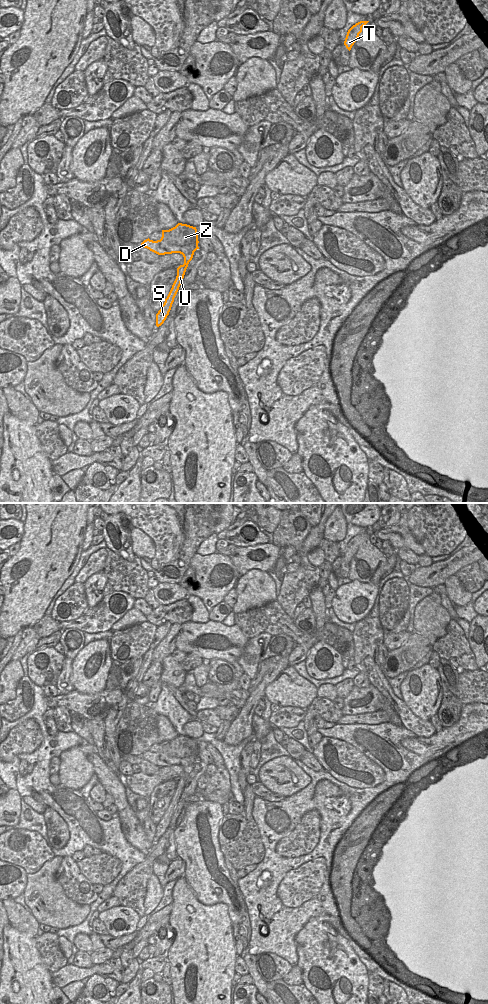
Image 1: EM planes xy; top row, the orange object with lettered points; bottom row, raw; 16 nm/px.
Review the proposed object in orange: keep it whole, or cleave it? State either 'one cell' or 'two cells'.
two cells

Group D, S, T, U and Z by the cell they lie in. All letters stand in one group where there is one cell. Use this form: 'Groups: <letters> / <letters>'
Groups: D T Z / S U.

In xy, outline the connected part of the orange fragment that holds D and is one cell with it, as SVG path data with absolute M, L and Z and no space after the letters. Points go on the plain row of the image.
M178 735L169 742L162 742L160 752L153 753L148 750L141 757L158 767L165 767L180 765L183 758L188 758L195 764L199 761L198 755L196 739Z

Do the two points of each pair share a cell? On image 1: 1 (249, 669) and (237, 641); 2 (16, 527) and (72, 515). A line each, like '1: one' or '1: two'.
1: two
2: two

